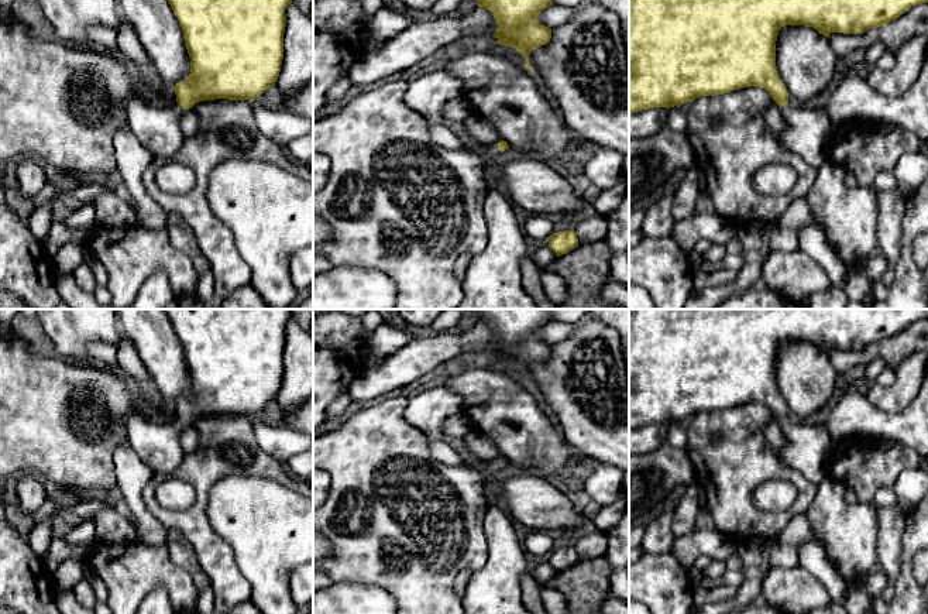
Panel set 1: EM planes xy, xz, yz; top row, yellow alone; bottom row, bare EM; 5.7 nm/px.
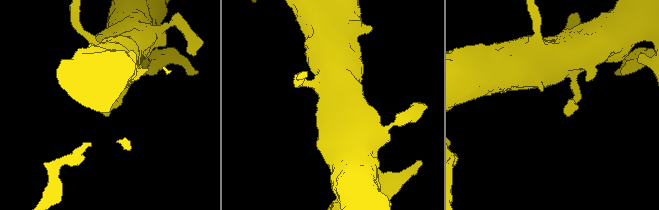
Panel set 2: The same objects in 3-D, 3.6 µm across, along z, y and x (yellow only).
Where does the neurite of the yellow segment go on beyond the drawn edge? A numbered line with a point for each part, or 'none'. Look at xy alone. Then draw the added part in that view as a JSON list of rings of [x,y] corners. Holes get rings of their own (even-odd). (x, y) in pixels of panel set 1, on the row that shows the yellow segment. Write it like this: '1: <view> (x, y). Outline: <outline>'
1: xy (158, 129). Outline: [[[128,99],[126,103],[130,130],[155,157],[171,157],[183,145],[186,138],[181,128],[183,113],[178,102],[171,106],[149,106],[140,99]]]

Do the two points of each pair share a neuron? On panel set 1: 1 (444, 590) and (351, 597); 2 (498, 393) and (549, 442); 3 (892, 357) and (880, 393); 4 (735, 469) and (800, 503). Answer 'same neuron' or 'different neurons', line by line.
1: different neurons
2: same neuron
3: different neurons
4: same neuron

